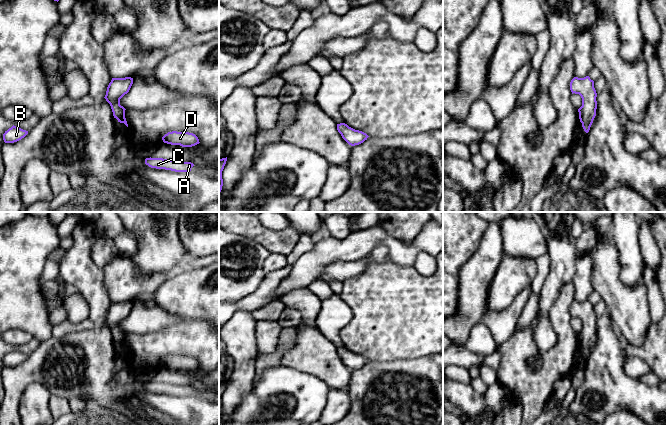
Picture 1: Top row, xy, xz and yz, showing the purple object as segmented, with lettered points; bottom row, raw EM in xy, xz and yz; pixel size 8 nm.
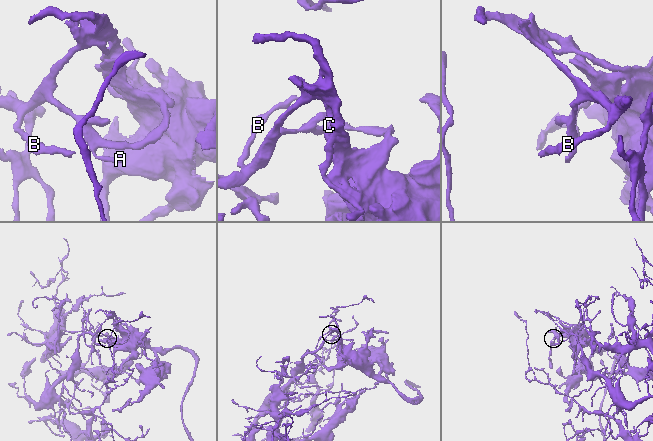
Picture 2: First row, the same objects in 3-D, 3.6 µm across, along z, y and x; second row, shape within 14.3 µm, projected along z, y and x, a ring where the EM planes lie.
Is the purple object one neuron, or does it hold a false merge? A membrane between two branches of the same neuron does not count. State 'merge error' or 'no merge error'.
merge error

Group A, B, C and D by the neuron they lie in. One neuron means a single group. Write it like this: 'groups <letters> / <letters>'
groups A C D / B

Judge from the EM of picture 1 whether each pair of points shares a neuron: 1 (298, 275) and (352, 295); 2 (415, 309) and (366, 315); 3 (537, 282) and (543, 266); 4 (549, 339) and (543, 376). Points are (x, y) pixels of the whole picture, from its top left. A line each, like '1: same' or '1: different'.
1: different
2: same
3: same
4: different

